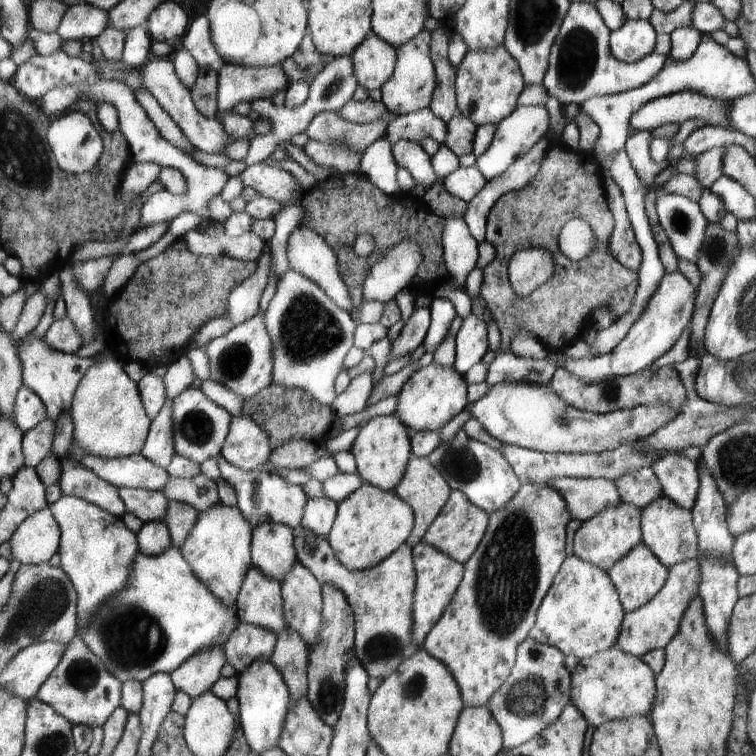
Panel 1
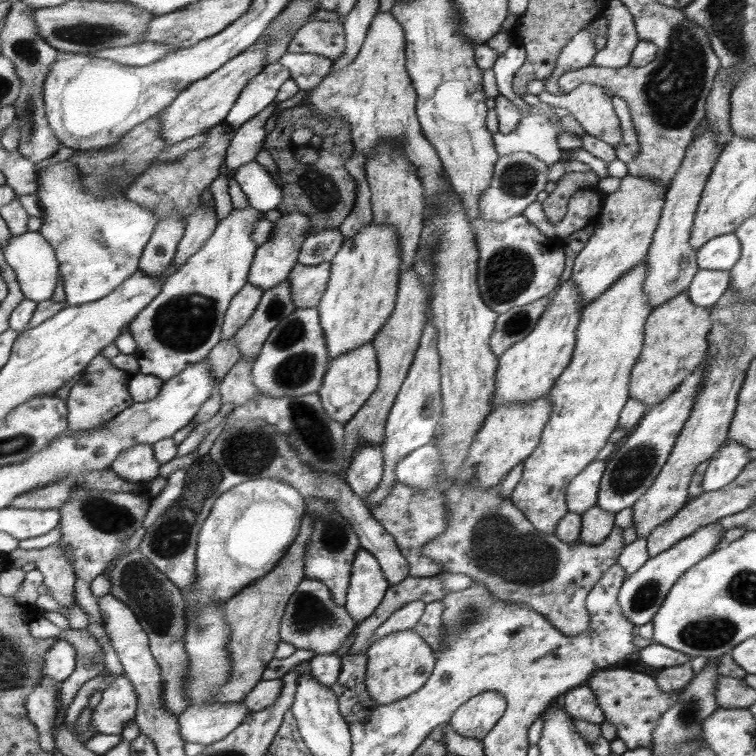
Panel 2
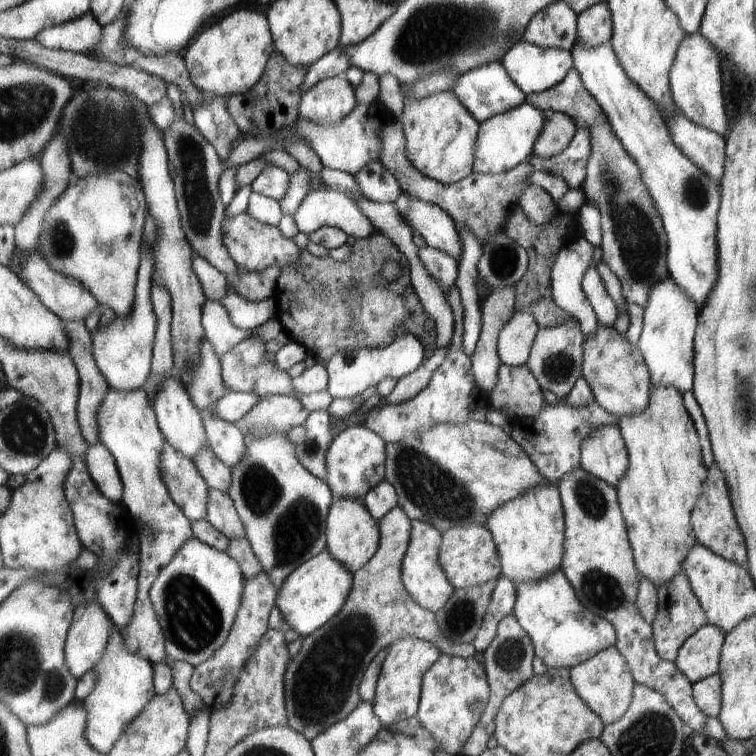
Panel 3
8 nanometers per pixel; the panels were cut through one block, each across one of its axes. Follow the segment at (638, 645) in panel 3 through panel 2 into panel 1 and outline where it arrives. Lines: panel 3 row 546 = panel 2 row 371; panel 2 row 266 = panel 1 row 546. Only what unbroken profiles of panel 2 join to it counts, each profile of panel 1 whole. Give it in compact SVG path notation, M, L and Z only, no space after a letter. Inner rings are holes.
M637 543L606 573L616 587L621 608L628 613L657 594L667 578L668 569L643 543Z

